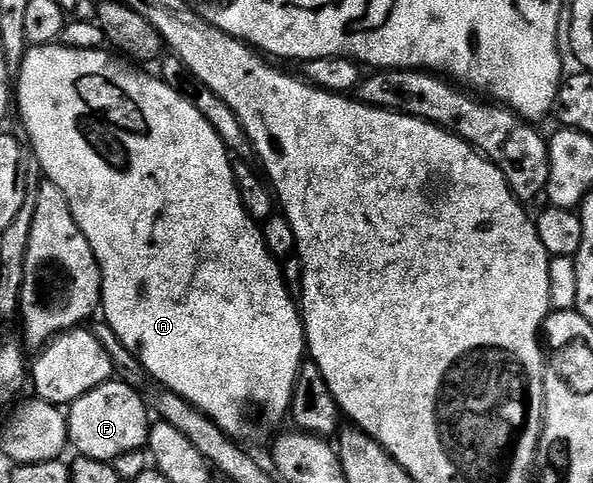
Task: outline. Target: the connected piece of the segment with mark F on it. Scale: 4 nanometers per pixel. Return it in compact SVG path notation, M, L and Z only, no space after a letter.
M111 380L71 402L66 419L69 445L73 449L75 446L81 457L100 460L103 464L113 463L114 458L124 456L124 452L143 449L150 441L152 417L138 393L128 382Z

